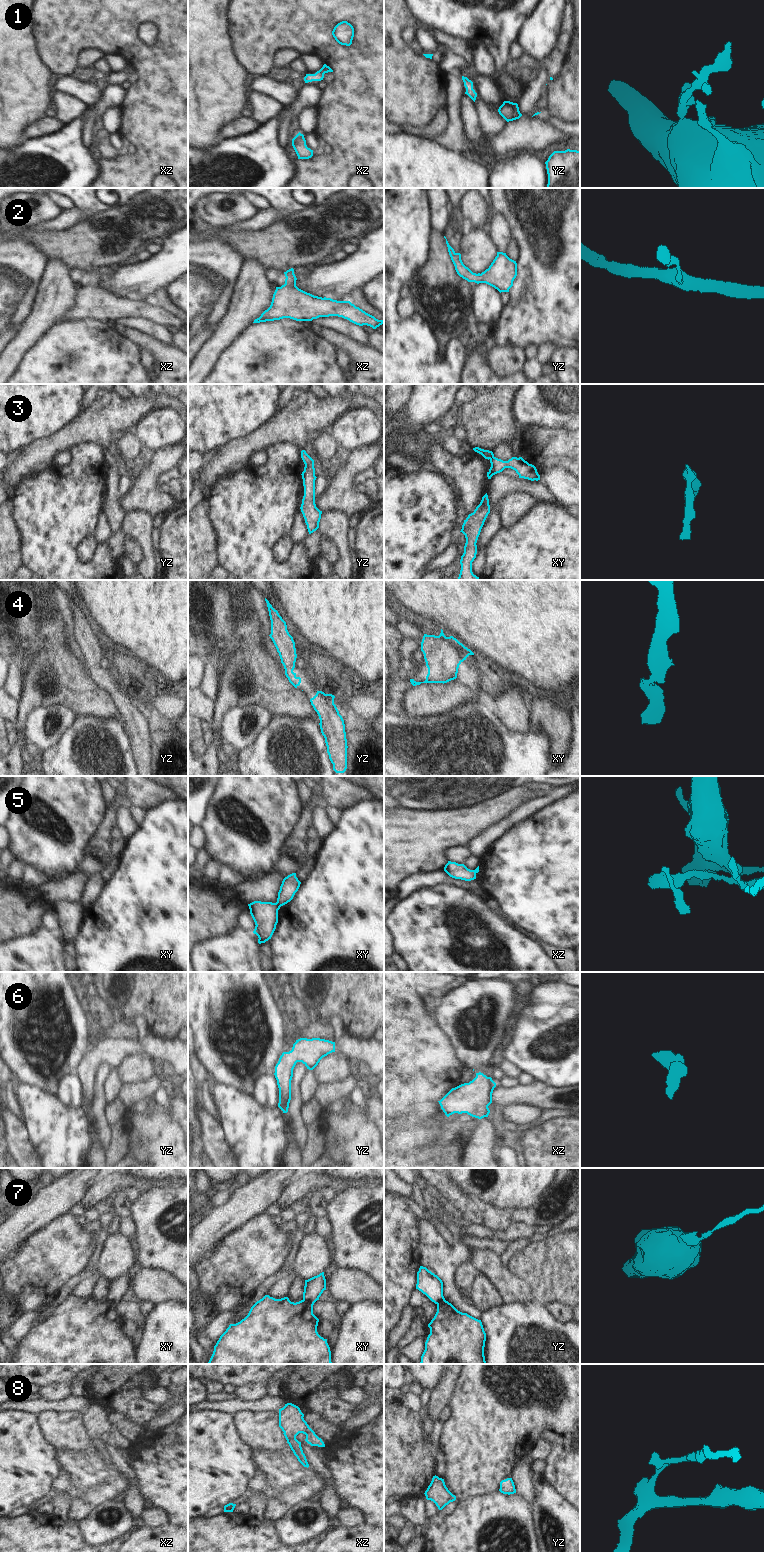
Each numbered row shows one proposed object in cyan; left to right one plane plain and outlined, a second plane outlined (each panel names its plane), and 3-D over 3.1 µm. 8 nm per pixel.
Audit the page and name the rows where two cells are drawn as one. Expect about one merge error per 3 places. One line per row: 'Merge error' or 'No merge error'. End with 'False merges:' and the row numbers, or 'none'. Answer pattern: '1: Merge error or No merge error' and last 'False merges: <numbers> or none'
1: No merge error
2: No merge error
3: Merge error
4: No merge error
5: Merge error
6: No merge error
7: Merge error
8: No merge error
False merges: 3, 5, 7

